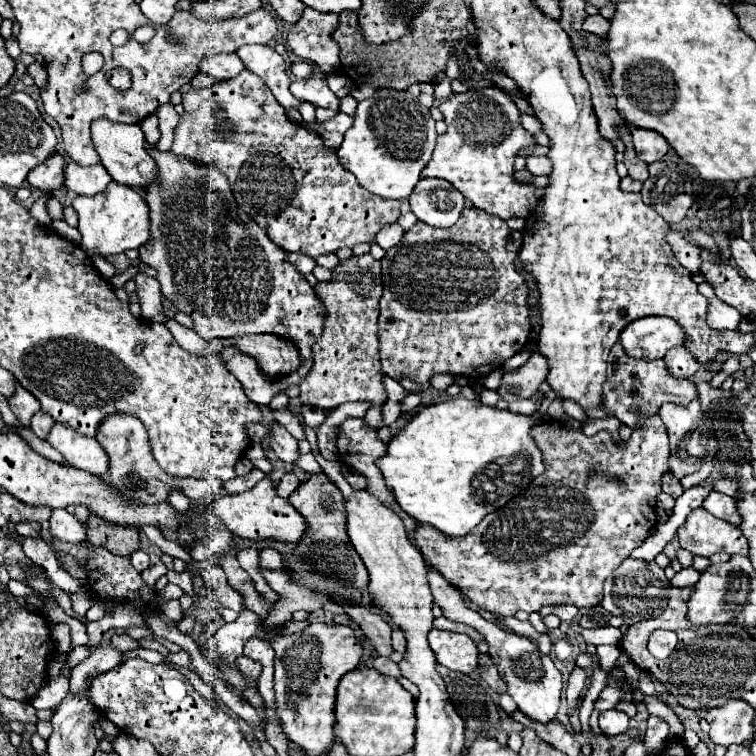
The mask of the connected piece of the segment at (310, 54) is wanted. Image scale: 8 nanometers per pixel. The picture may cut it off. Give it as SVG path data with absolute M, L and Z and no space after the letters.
M306 7L299 21L292 26L287 44L303 60L317 63L323 73L333 73L341 67L340 49L331 37L338 23L337 14L319 13Z

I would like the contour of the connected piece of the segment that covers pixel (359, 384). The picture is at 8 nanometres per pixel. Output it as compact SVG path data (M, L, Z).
M369 253L353 257L341 263L333 283L317 283L315 293L327 305L327 333L313 345L315 365L299 385L301 403L311 403L321 409L335 409L345 401L371 401L381 405L387 393L381 383L377 339L379 297L383 293L379 261Z

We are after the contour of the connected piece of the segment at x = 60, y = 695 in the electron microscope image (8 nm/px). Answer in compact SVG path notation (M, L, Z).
M59 675L55 679L47 679L43 689L33 697L31 705L35 709L55 709L65 699L67 691L69 691L69 679L67 677Z

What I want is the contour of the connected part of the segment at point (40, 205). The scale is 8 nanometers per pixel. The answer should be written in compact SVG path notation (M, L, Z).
M43 195L43 197L37 199L37 201L33 203L33 207L29 209L29 213L31 213L41 225L47 225L47 227L51 225L51 217L49 217L47 211L45 211L45 201L47 201L49 197L51 197L51 195Z

